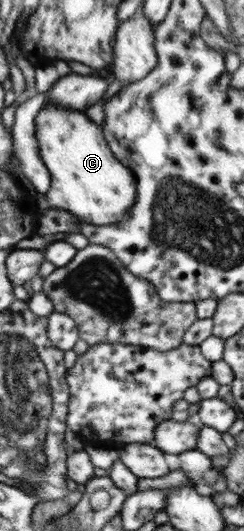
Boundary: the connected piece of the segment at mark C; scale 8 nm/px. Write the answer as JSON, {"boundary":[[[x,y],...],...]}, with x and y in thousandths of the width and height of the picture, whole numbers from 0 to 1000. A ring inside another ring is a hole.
{"boundary":[[[180,198],[148,218],[148,258],[164,292],[209,330],[209,350],[189,369],[205,386],[283,397],[336,418],[377,424],[459,424],[508,416],[561,379],[561,335],[533,316],[496,305],[447,281],[426,241],[393,235],[332,209],[238,203],[234,198]]]}

